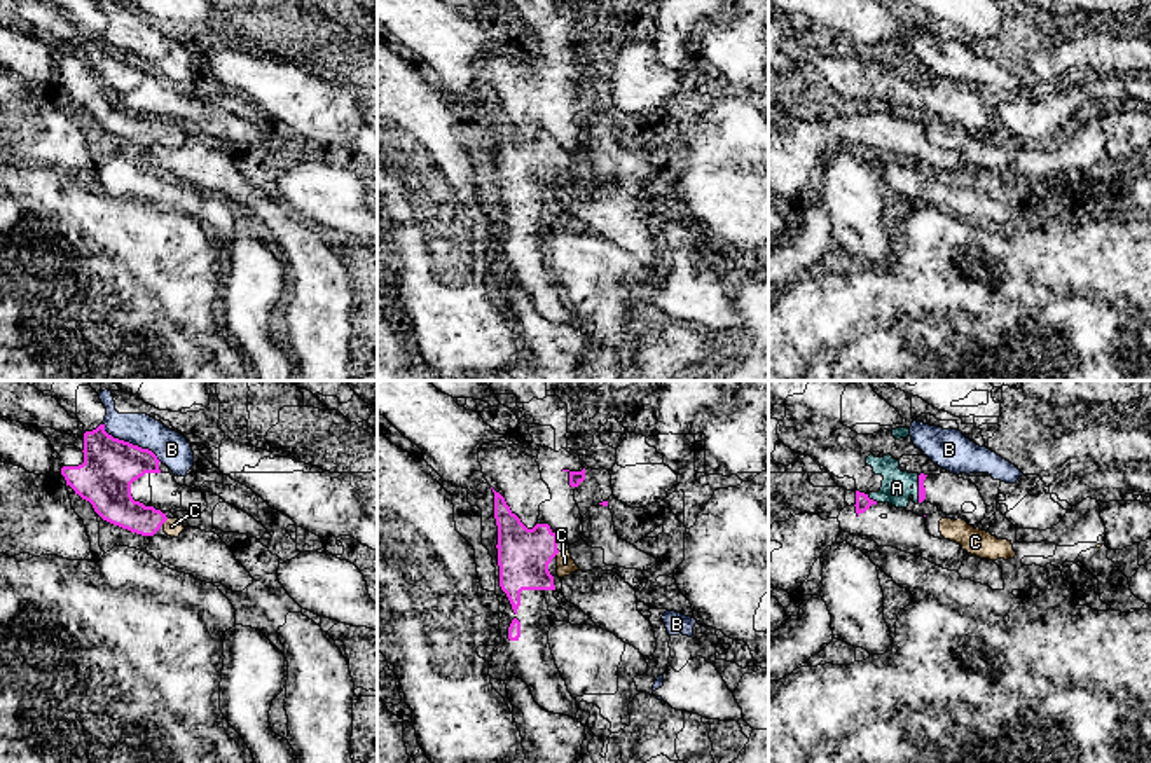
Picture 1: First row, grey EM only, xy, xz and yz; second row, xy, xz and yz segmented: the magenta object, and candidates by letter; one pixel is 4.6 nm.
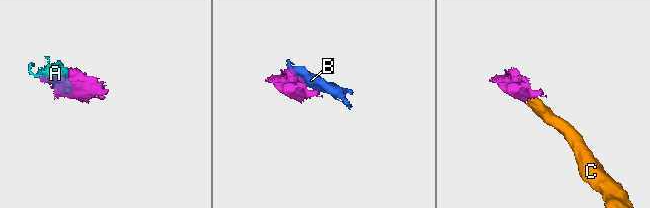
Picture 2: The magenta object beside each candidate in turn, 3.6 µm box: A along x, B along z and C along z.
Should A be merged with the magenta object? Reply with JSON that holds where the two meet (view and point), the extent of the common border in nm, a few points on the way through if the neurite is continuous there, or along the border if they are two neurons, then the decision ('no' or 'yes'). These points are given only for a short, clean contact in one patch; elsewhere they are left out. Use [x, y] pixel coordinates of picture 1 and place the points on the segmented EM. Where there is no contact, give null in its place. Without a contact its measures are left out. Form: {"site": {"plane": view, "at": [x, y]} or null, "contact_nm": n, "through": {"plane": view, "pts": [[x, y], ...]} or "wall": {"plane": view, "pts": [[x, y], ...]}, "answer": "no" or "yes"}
{"site": {"plane": "yz", "at": [919, 489]}, "contact_nm": 130, "answer": "no"}

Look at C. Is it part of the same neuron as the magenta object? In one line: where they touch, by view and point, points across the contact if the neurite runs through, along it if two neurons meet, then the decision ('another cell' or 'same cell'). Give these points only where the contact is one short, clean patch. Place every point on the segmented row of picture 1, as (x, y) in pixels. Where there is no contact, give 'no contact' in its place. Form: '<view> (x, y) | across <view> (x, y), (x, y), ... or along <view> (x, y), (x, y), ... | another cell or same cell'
xy (165, 521) | across xy (114, 503), (138, 519), (165, 521), (172, 526) | same cell

